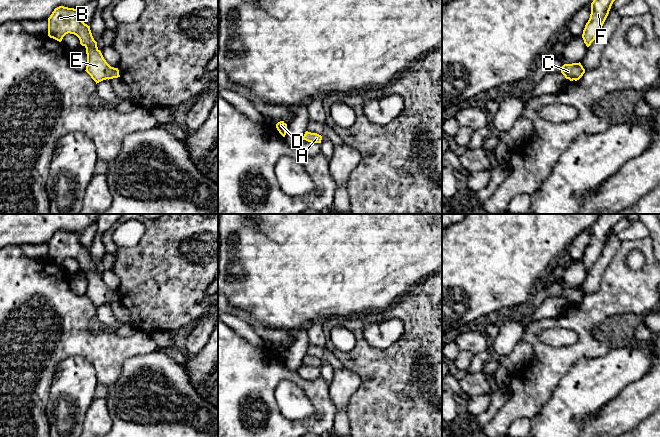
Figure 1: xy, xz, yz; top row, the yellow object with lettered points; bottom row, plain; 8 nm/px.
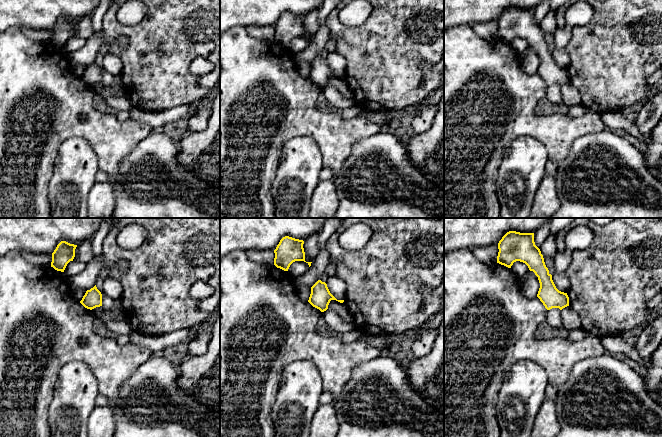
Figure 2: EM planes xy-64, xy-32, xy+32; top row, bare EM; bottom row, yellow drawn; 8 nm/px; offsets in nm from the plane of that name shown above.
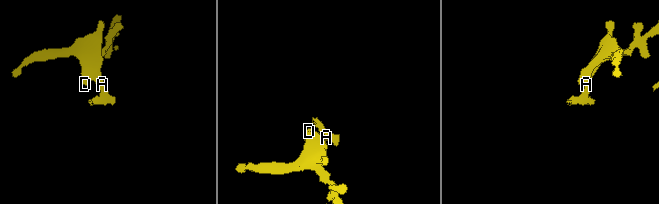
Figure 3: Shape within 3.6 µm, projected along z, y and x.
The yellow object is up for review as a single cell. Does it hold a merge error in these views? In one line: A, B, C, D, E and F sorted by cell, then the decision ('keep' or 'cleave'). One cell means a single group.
A B C D E F; keep

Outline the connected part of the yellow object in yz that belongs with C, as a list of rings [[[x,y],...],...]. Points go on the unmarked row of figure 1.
[[[580,286],[564,288],[562,290],[561,297],[565,300],[566,303],[569,303],[570,305],[577,305],[583,300],[583,298],[585,297],[585,293]]]

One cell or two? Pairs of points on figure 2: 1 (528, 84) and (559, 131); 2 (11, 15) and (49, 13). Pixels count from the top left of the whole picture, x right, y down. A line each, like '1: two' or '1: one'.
1: one
2: one

